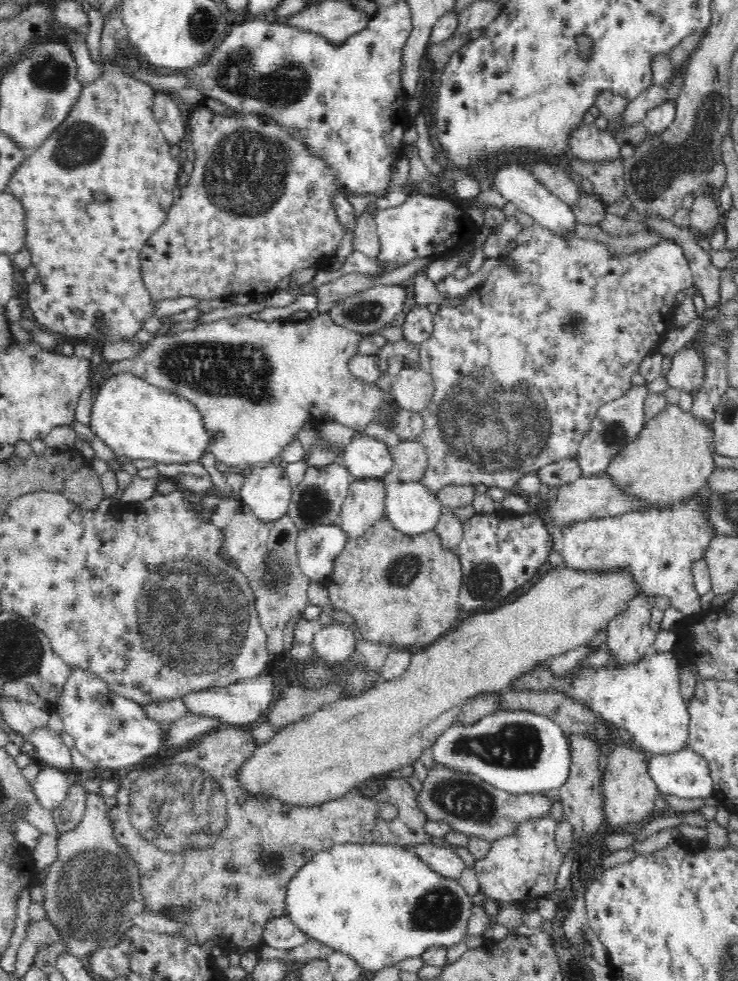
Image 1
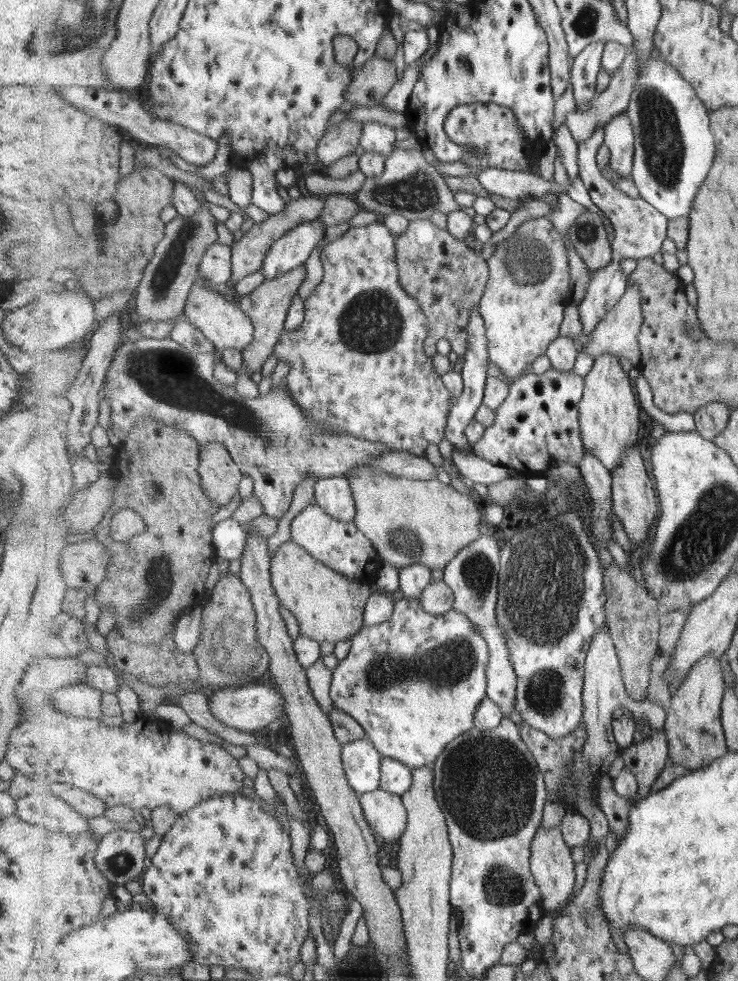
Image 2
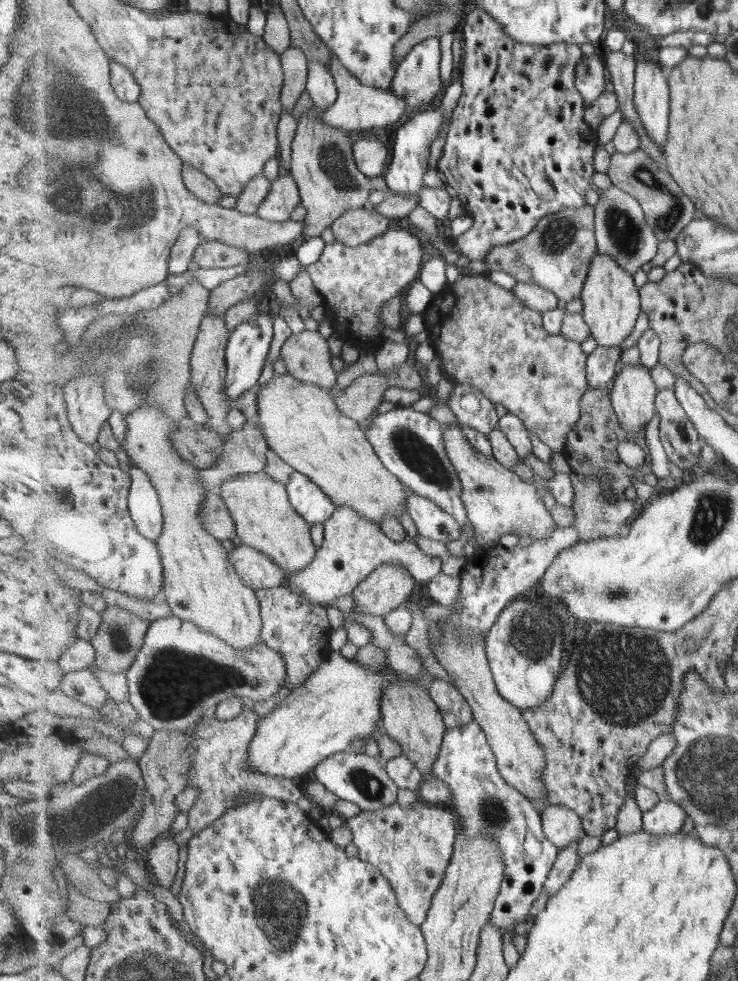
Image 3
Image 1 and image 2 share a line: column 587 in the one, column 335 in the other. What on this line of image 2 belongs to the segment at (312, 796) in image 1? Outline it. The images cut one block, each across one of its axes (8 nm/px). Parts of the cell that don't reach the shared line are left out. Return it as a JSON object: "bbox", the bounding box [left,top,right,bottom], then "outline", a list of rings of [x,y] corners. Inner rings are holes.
{"bbox":[272,539,372,645],"outline":[[[292,539],[281,544],[272,557],[272,584],[281,606],[286,607],[301,622],[303,636],[336,645],[353,638],[363,628],[366,605],[372,594],[370,582],[349,579],[317,560]]]}

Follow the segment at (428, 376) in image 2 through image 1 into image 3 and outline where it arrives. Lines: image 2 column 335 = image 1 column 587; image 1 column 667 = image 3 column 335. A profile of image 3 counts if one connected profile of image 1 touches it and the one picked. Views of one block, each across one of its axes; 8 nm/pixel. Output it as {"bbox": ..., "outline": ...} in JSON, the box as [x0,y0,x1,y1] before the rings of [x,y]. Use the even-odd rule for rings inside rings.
{"bbox":[307,230,423,353],"outline":[[[389,230],[389,232],[376,236],[373,241],[357,247],[350,247],[337,240],[326,244],[319,262],[311,264],[307,272],[324,297],[324,304],[328,307],[327,318],[335,324],[341,338],[344,338],[346,342],[358,345],[358,350],[361,352],[374,353],[376,347],[385,341],[383,332],[379,331],[386,326],[381,317],[383,306],[389,300],[393,300],[395,296],[403,294],[413,280],[420,276],[423,268],[421,262],[423,262],[423,248],[421,248],[417,234],[407,232],[407,230]]]}

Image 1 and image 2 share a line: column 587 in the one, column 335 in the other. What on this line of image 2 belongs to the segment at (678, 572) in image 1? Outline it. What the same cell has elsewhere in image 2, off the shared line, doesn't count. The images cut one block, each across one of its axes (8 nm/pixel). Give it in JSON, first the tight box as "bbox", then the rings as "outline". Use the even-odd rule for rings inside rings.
{"bbox":[291,498,382,582],"outline":[[[315,498],[293,518],[291,539],[311,552],[317,560],[329,565],[333,570],[343,573],[353,581],[370,582],[382,564],[380,554],[355,522],[335,520],[324,512]]]}

